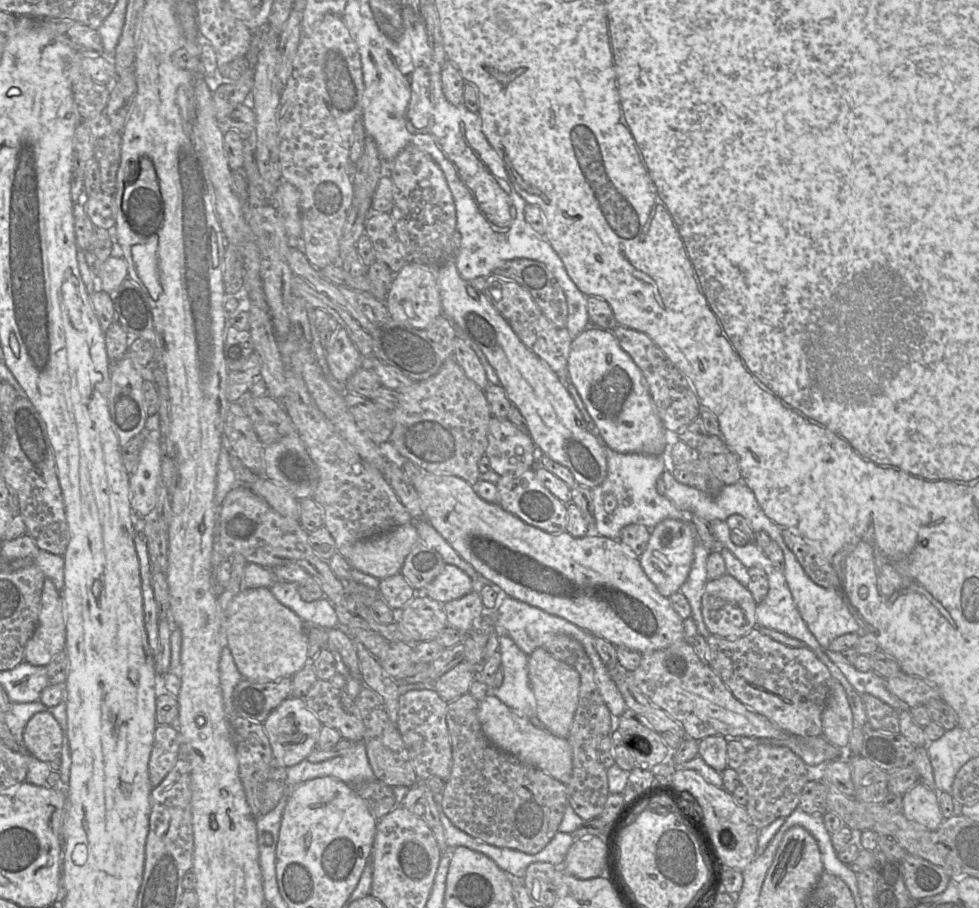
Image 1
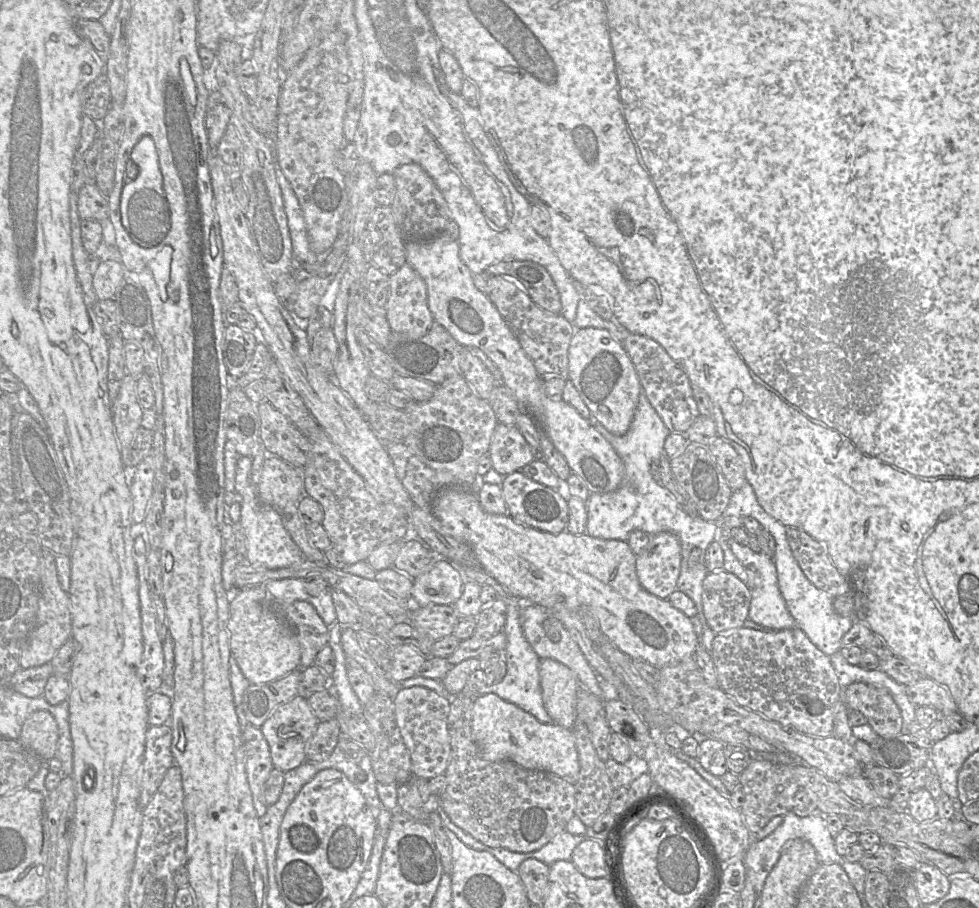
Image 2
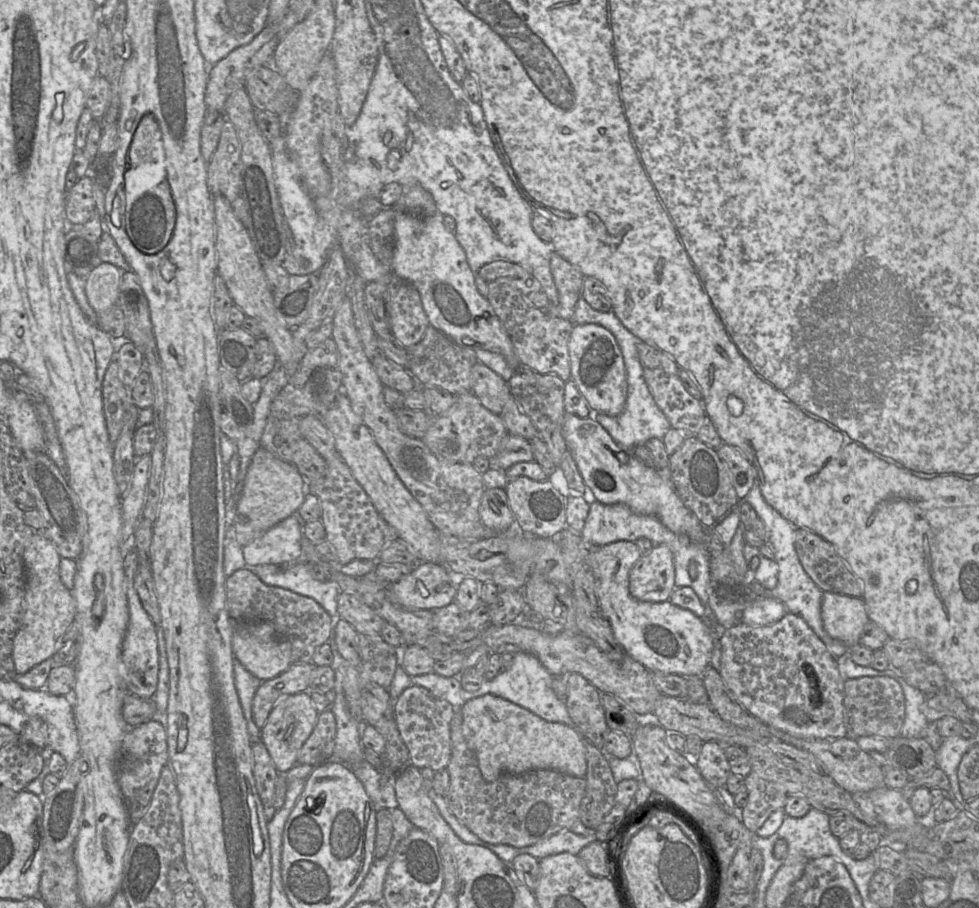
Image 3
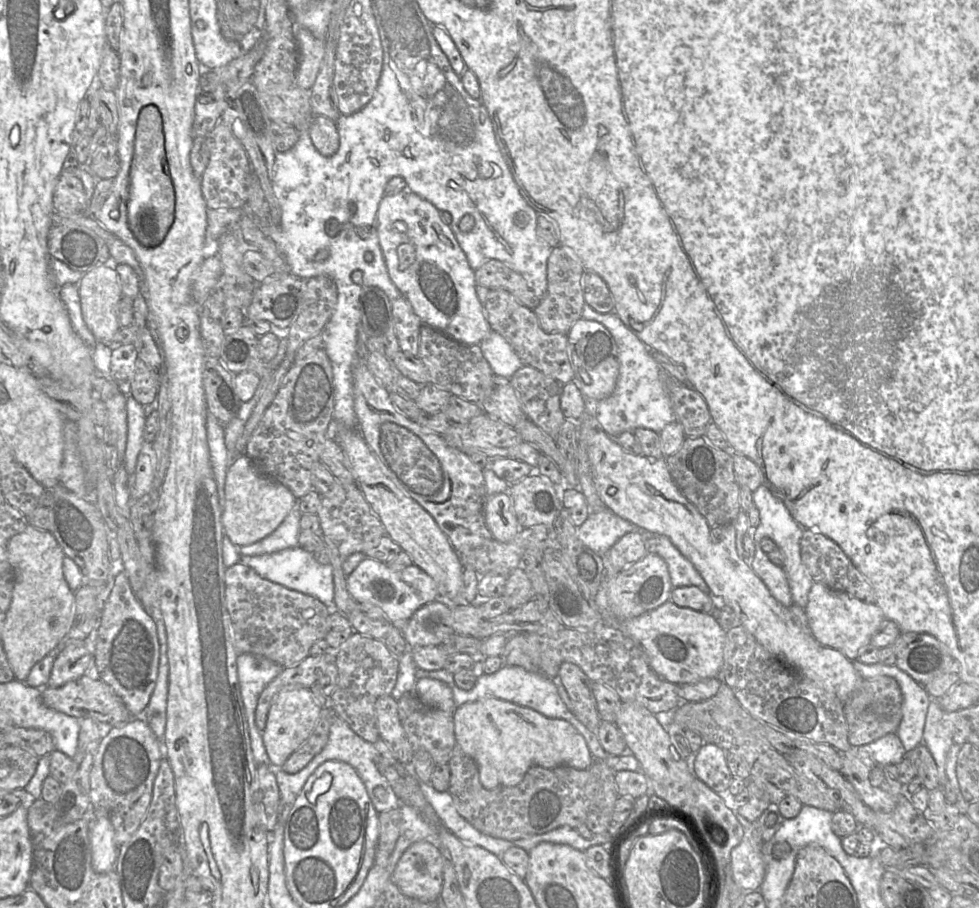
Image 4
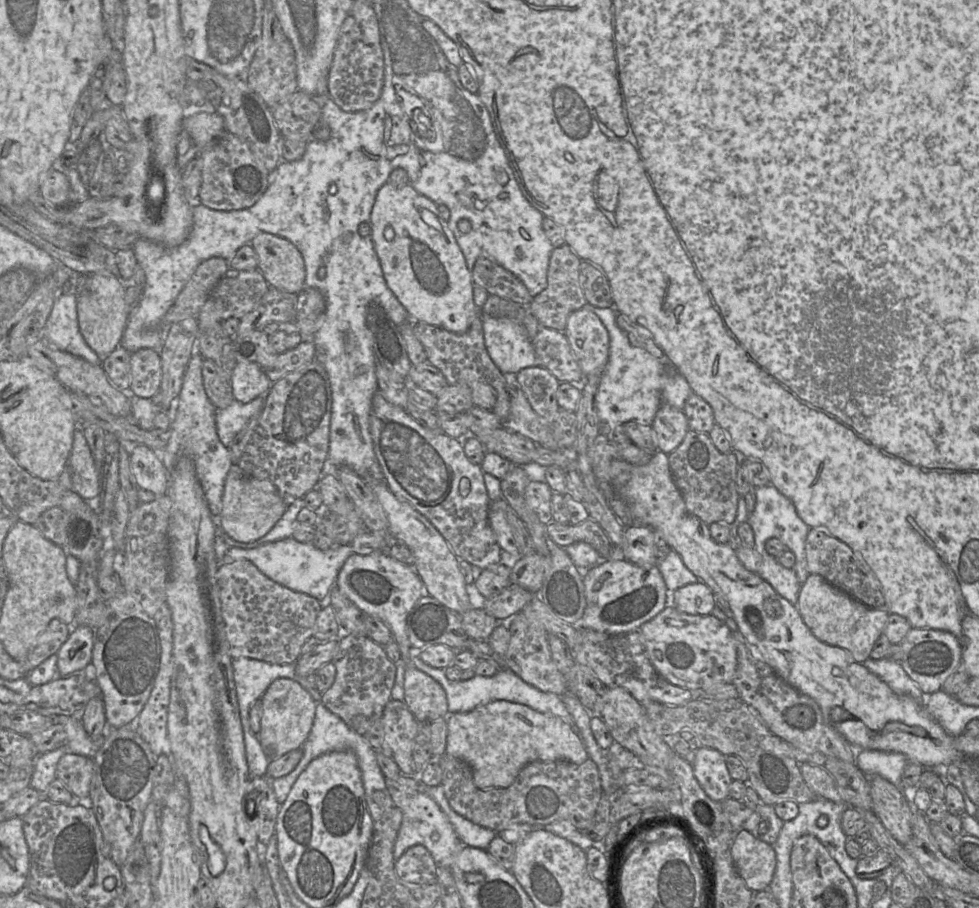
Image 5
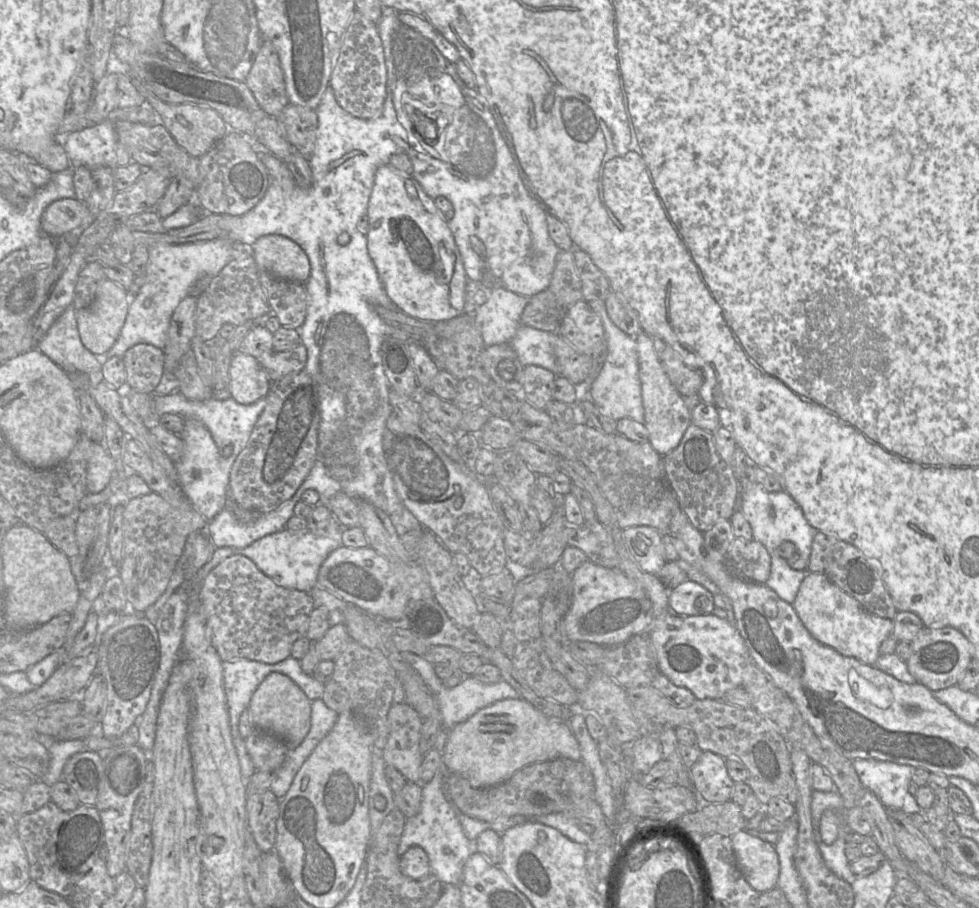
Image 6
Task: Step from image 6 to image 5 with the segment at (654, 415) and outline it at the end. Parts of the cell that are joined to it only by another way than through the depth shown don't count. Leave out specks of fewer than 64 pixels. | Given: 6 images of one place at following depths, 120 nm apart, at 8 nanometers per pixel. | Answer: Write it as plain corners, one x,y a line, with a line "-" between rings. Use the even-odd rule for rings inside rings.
666,402
659,407
651,425
657,439
658,450
670,454
684,440
688,430
688,420
683,410

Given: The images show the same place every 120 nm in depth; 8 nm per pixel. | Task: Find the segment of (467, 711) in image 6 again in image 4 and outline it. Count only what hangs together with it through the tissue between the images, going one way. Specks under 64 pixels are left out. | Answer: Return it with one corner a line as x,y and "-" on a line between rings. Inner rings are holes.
502,666
493,674
483,674
478,677
475,686
468,691
460,689
454,682
453,674
445,669
430,671
417,668
415,675
417,680
428,677
445,682
452,690
456,708
465,703
475,702
484,698
497,698
531,708
547,718
563,719
569,722
583,736
594,760
606,760
609,756
601,746
597,734
585,727
561,700
555,682
542,674
528,672
519,666

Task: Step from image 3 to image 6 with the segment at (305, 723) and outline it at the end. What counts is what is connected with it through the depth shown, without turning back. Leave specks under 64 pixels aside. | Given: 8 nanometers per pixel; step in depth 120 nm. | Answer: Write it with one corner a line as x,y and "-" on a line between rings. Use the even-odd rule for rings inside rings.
270,673
255,690
248,710
256,728
265,730
283,740
289,748
298,746
311,726
311,700
288,676

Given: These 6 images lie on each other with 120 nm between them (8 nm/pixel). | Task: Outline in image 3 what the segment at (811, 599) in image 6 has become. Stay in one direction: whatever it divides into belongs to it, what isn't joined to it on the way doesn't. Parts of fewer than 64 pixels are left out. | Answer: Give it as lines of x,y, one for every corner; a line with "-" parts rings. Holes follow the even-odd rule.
823,592
821,616
824,629
847,647
859,644
860,635
870,620
862,598

